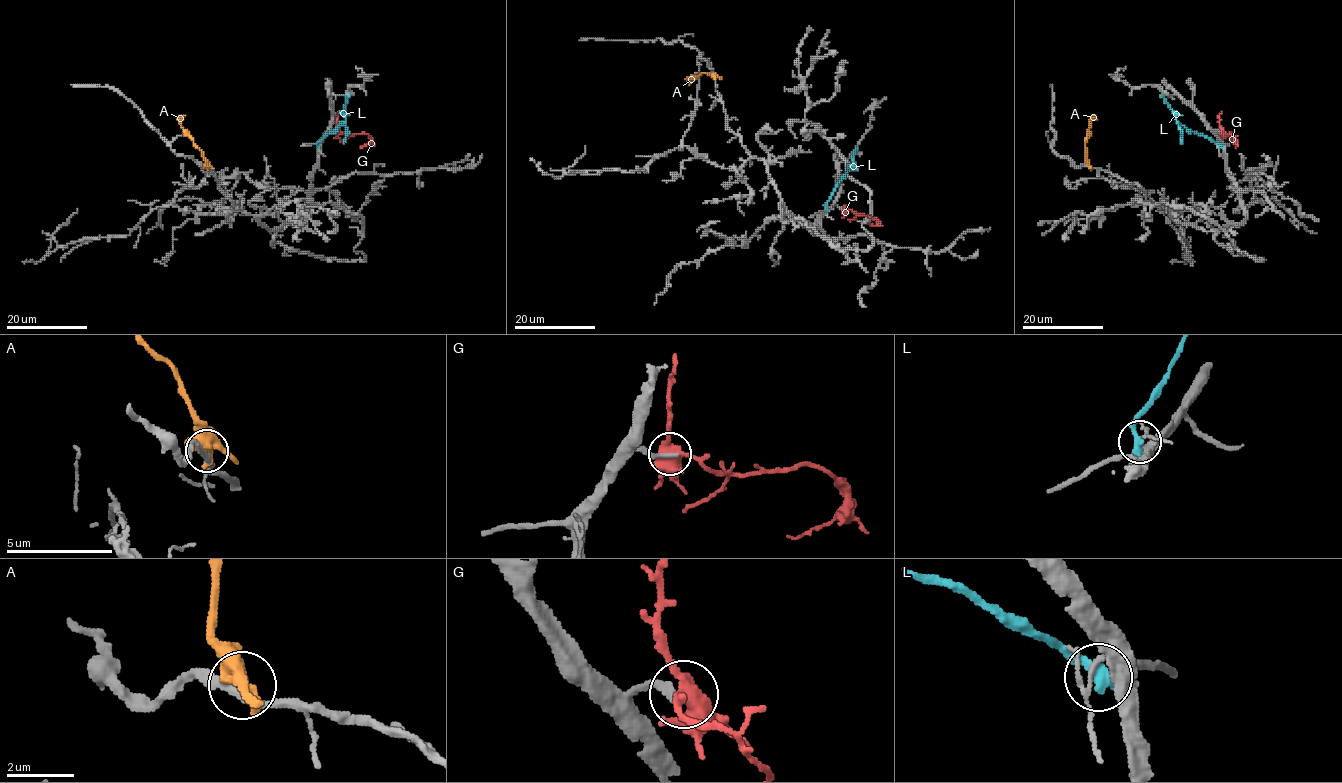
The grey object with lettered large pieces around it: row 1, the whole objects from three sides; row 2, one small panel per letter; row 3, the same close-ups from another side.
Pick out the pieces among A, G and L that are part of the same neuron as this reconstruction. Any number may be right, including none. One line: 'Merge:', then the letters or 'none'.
Merge: G

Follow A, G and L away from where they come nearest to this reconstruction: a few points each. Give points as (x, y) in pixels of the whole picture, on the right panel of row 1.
A: (1089, 165), (1085, 159), (1085, 140), (1093, 115)
G: (1221, 131), (1222, 134), (1230, 133), (1238, 144), (1235, 146)
L: (1220, 146), (1176, 121), (1176, 114), (1159, 95)

